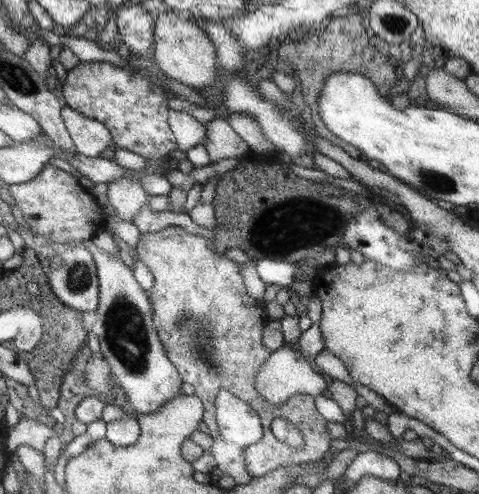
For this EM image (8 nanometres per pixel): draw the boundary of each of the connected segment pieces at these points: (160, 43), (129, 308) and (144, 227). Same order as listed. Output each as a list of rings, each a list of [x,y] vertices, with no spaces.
[[[169,10],[156,18],[153,27],[154,57],[159,70],[192,89],[204,89],[216,81],[217,50],[198,20]]]
[[[84,242],[83,247],[92,253],[99,280],[99,305],[96,312],[89,318],[90,330],[98,336],[100,350],[104,358],[108,360],[108,366],[112,370],[116,385],[121,388],[121,392],[124,392],[122,396],[126,396],[125,402],[134,408],[134,415],[158,412],[160,406],[164,406],[168,400],[181,395],[180,386],[183,382],[180,379],[180,373],[166,356],[164,345],[160,342],[160,337],[156,332],[149,292],[138,284],[133,271],[122,262],[120,256],[110,256],[92,242]]]
[[[146,193],[146,202],[142,206],[142,210],[134,216],[132,220],[134,225],[140,230],[142,235],[149,233],[156,233],[162,230],[165,230],[170,226],[178,226],[180,229],[183,229],[185,232],[198,235],[200,228],[198,224],[194,224],[194,221],[190,218],[187,212],[154,212],[150,208],[150,194]]]

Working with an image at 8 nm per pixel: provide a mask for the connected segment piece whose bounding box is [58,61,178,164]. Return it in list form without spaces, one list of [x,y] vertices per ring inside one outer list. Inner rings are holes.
[[[81,62],[68,71],[58,93],[64,97],[68,107],[104,124],[116,148],[142,155],[146,164],[164,164],[165,158],[178,150],[176,137],[168,122],[168,98],[142,73],[107,62]]]

